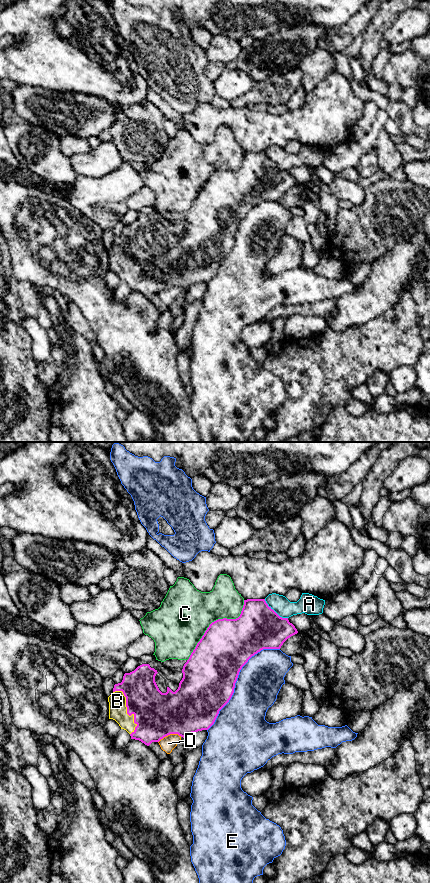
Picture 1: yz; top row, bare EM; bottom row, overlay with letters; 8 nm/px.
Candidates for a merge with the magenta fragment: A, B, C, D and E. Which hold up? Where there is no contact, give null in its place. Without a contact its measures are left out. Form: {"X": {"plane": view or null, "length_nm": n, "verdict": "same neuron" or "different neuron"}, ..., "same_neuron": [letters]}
{"A": {"plane": "yz", "length_nm": 240, "verdict": "different neuron"}, "B": {"plane": "yz", "length_nm": 380, "verdict": "same neuron"}, "C": {"plane": "yz", "length_nm": 650, "verdict": "different neuron"}, "D": {"plane": "yz", "length_nm": 200, "verdict": "different neuron"}, "E": {"plane": "yz", "length_nm": 900, "verdict": "different neuron"}, "same_neuron": ["B"]}

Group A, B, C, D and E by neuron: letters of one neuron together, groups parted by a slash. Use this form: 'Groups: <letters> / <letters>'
Groups: A / B / C / D / E

